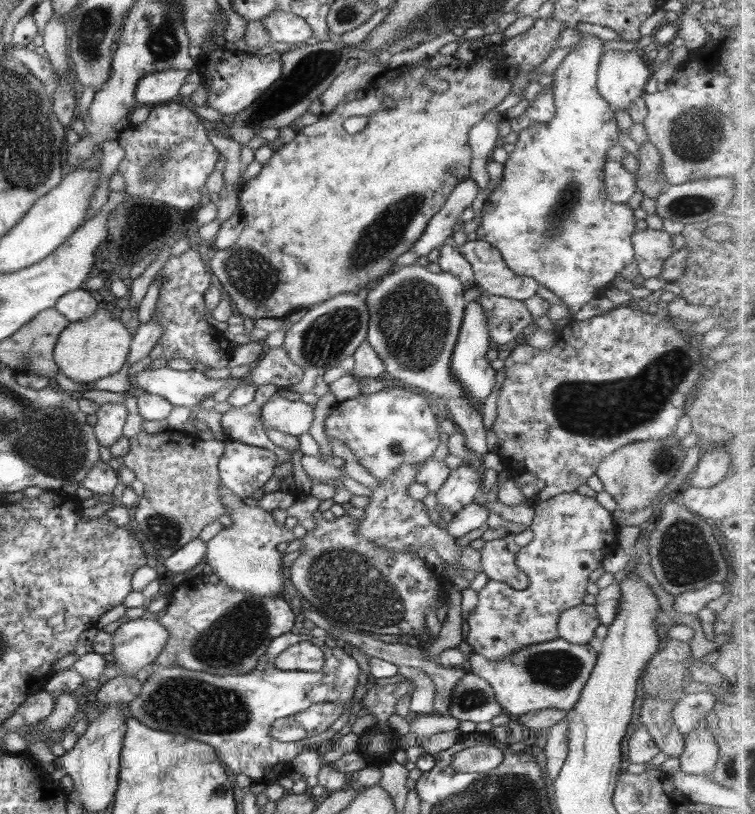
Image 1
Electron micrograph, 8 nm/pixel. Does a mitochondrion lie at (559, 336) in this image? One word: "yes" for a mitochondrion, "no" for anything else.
no

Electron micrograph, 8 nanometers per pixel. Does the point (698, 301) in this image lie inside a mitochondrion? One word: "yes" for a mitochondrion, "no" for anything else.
no

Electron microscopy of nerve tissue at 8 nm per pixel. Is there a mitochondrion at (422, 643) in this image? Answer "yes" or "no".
no

